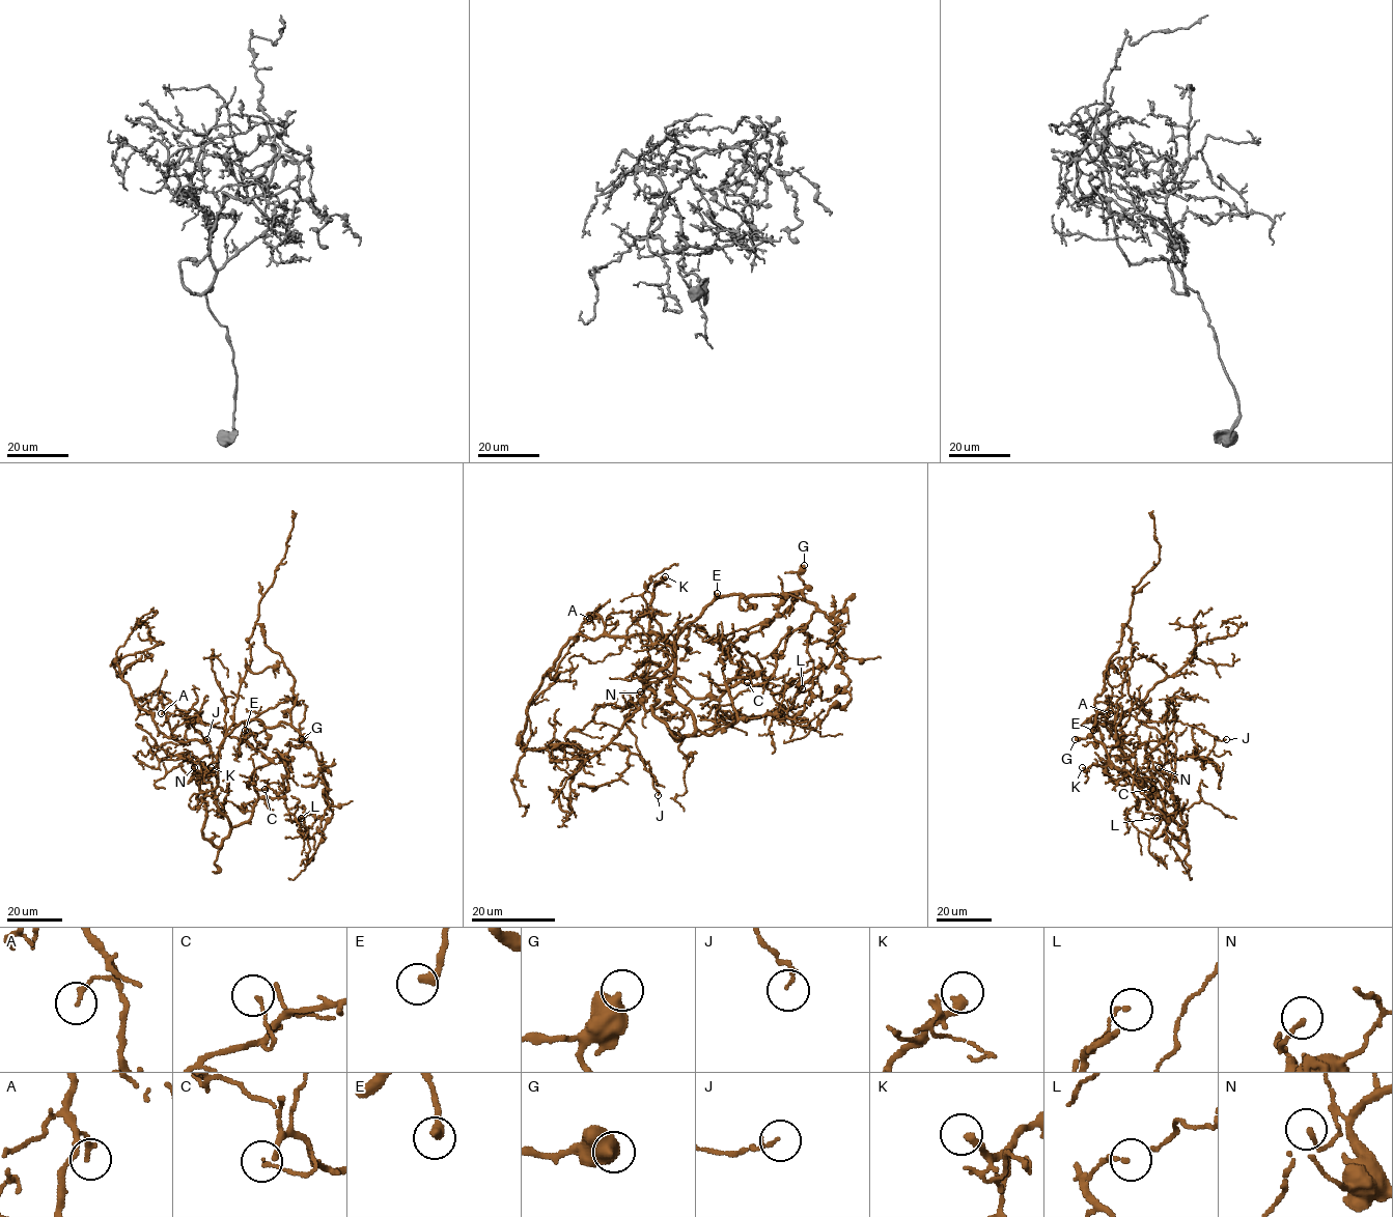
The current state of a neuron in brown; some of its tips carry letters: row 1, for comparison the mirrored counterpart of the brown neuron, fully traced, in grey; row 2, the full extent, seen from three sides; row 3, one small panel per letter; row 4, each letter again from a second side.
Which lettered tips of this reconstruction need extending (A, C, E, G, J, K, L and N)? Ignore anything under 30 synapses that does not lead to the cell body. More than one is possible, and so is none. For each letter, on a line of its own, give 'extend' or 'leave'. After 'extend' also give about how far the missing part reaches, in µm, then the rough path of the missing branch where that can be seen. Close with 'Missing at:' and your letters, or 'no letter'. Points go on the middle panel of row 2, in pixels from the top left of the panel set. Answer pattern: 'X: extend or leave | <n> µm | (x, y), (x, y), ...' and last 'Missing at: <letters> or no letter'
A: leave
C: leave
E: leave
G: leave
J: leave
K: extend | 20 µm | (665, 576), (681, 550), (688, 549), (702, 560)
L: leave
N: leave
Missing at: K

